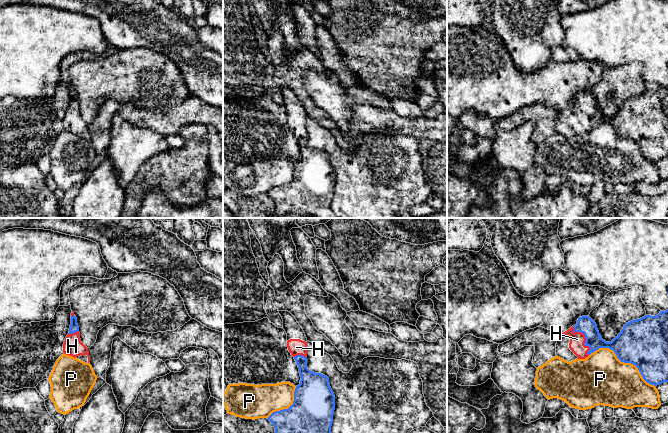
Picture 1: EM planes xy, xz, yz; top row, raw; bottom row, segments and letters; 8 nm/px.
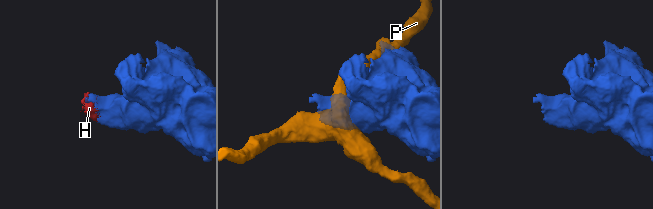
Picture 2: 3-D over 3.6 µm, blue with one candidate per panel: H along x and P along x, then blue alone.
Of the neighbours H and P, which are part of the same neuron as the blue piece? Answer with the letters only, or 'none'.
H

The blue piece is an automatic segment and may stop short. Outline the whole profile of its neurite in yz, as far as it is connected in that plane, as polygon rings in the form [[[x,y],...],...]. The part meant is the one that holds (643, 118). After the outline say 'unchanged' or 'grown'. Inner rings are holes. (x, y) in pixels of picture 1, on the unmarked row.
[[[668,86],[656,92],[644,93],[626,99],[611,118],[602,115],[596,99],[589,92],[579,93],[577,100],[561,111],[556,119],[556,131],[568,138],[585,135],[599,124],[609,124],[624,139],[635,141],[643,155],[654,162],[668,158]]] | grown

